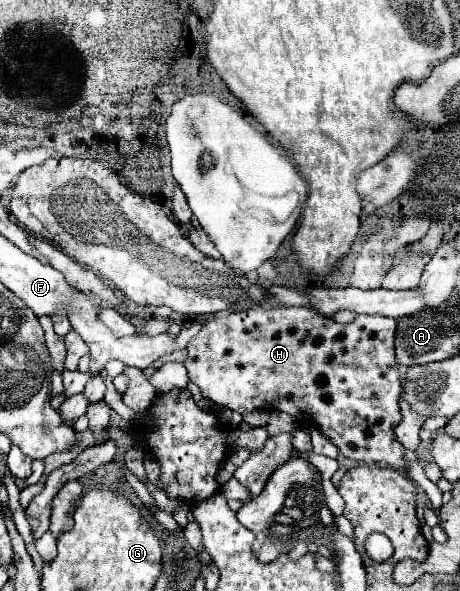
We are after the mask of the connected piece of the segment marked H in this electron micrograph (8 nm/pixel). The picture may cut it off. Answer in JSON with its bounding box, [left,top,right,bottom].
[184,307,408,471]

